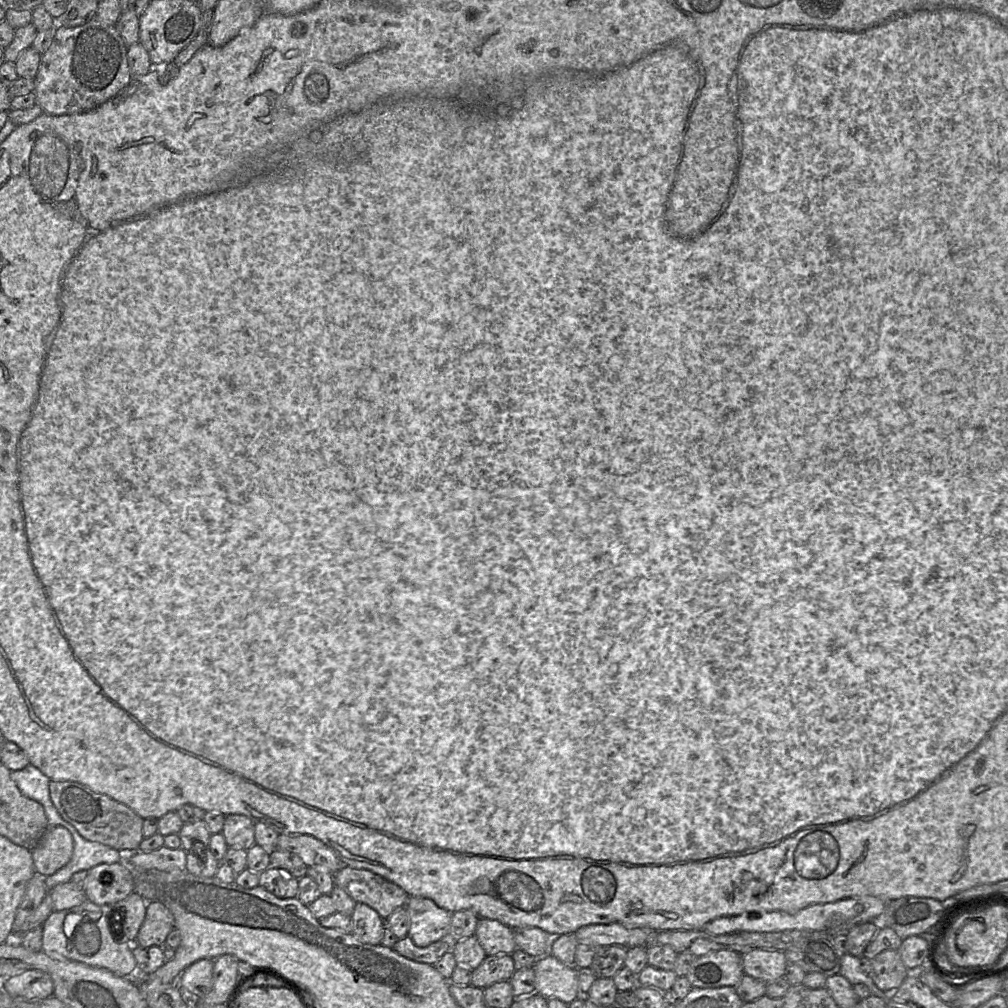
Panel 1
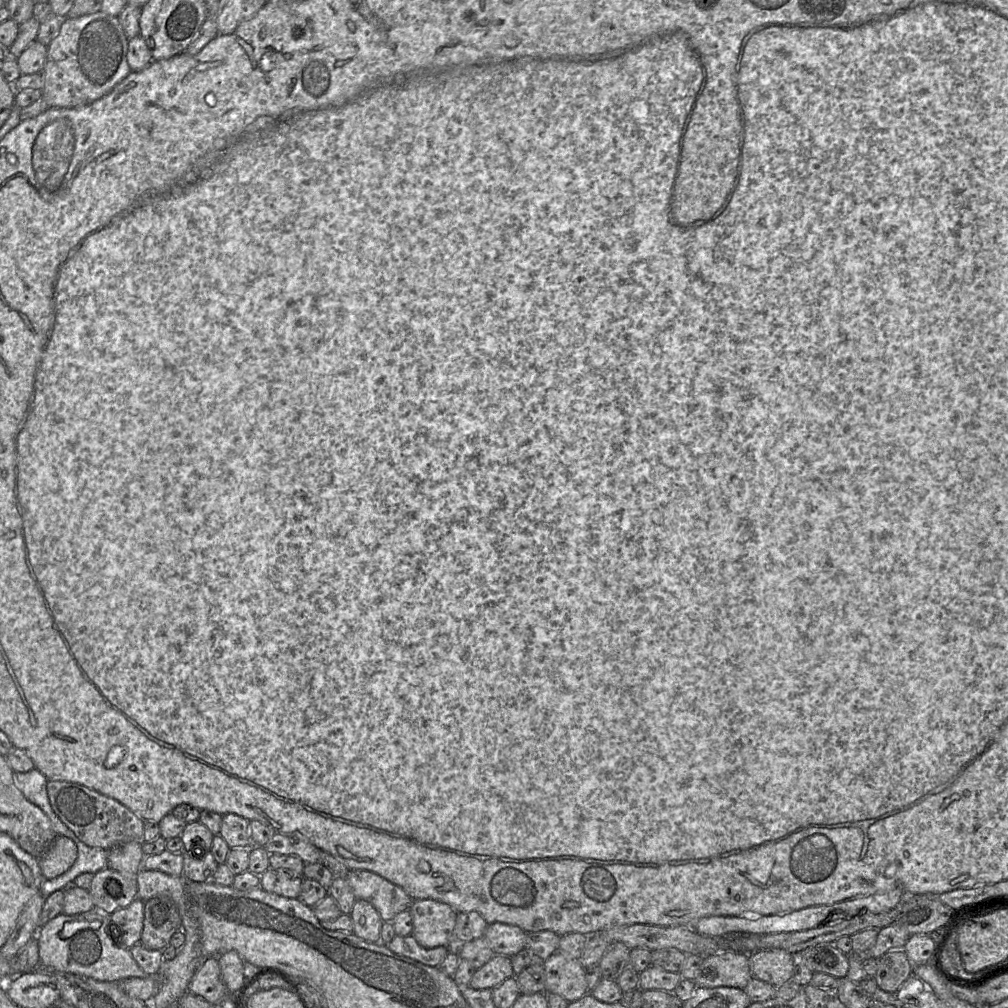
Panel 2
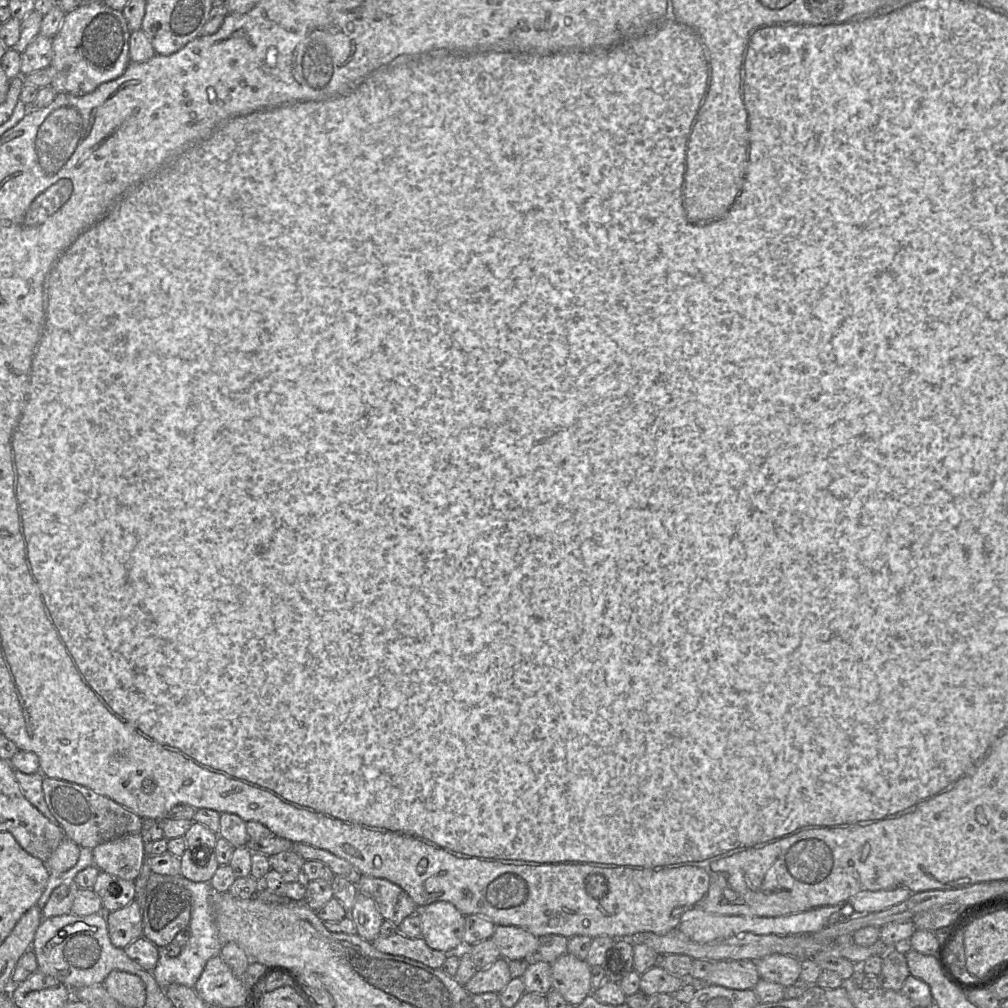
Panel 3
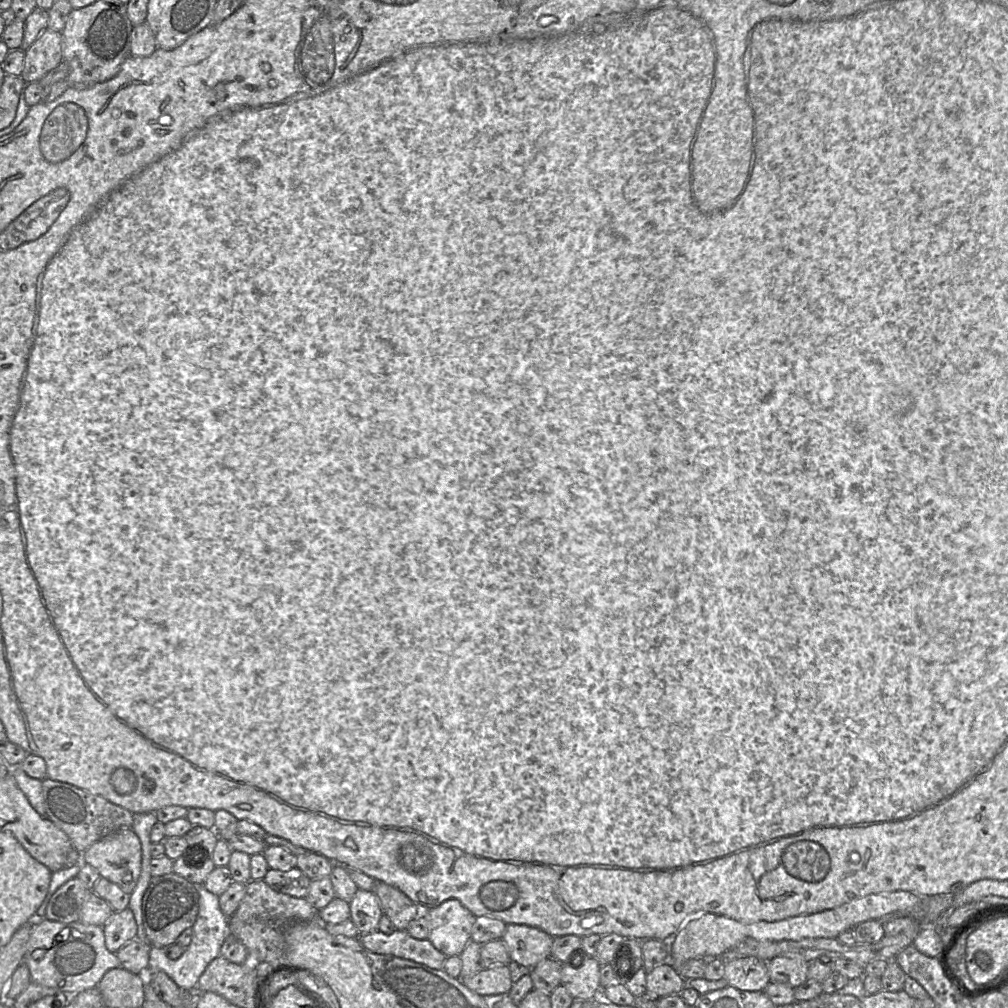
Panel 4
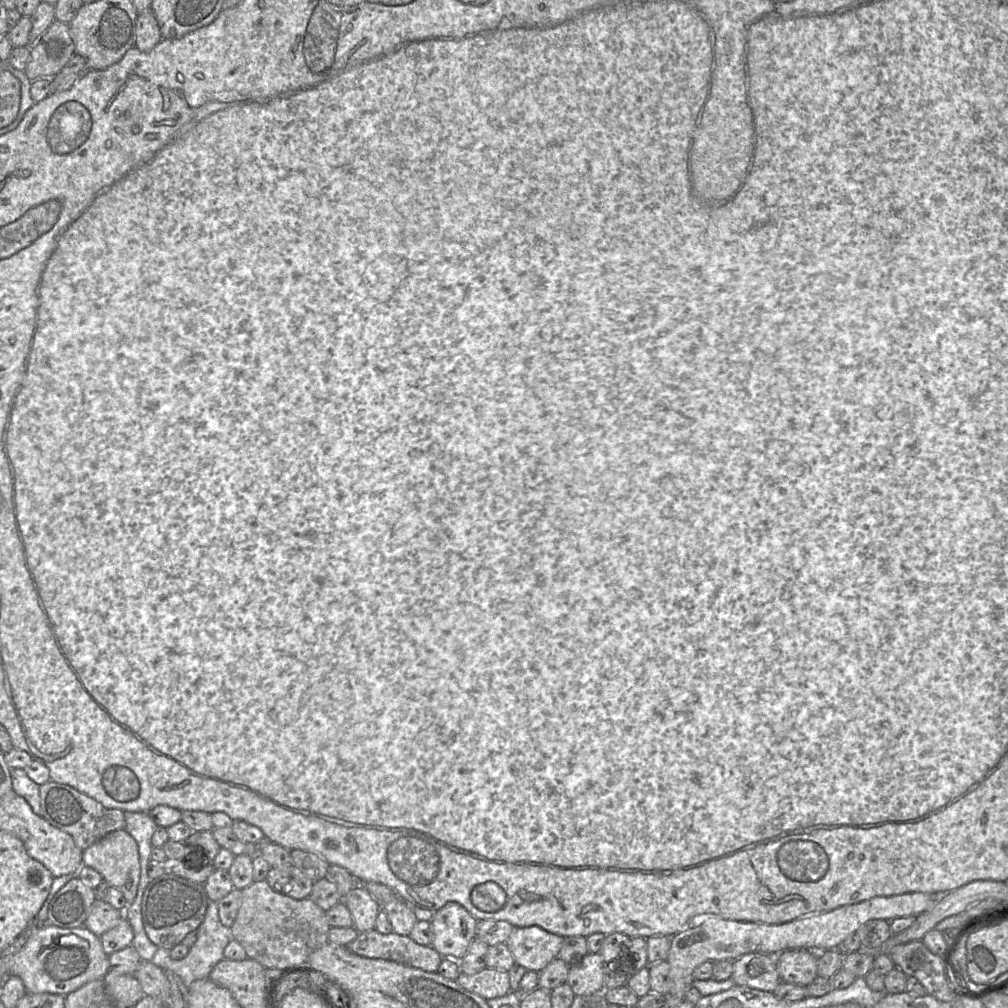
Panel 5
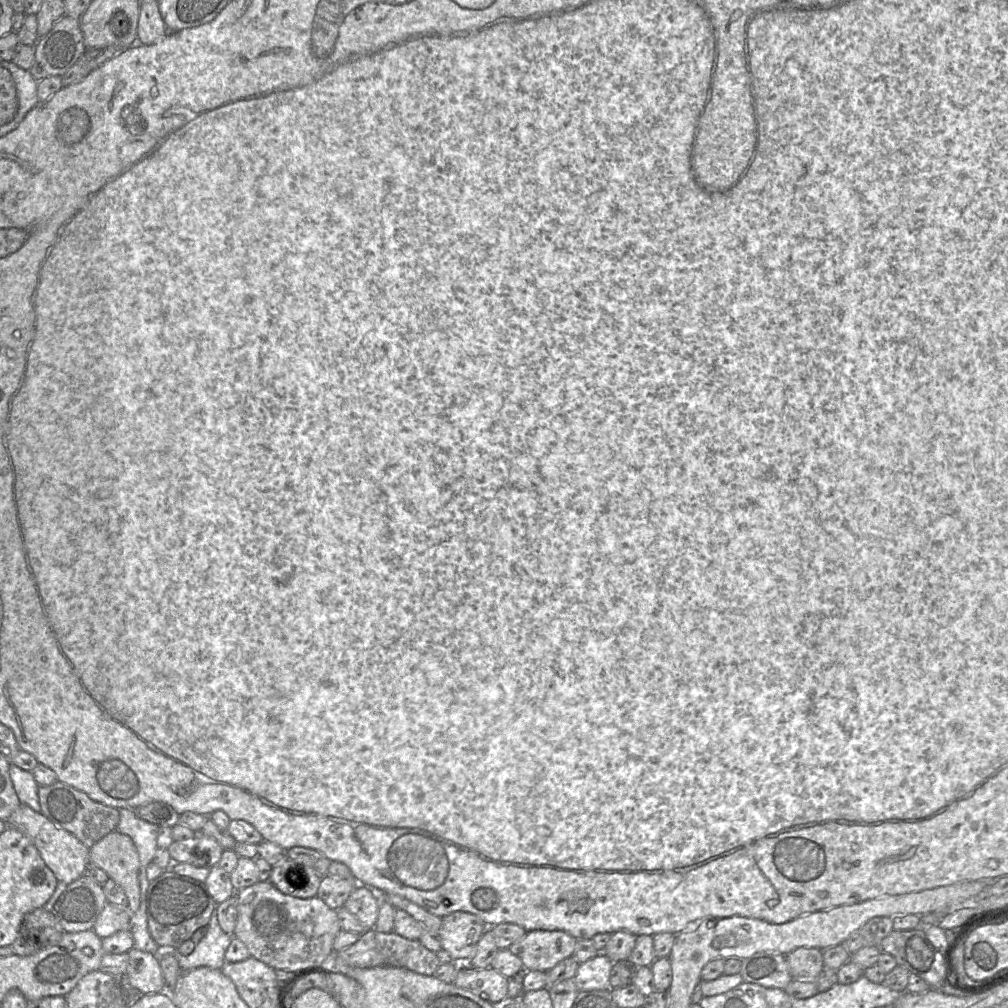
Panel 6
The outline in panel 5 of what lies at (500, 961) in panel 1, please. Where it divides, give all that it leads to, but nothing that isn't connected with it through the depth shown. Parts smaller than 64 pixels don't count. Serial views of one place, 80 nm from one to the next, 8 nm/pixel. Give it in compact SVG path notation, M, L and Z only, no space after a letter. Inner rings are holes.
M486 967L473 975L460 973L456 981L464 989L479 995L485 1000L503 997L512 992L509 972L504 970Z

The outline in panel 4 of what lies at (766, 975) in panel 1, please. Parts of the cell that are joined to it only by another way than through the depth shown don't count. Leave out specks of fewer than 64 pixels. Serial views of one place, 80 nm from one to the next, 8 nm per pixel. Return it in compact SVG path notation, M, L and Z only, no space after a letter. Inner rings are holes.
M777 956L767 961L771 982L789 984L793 988L808 980L809 962L800 956Z

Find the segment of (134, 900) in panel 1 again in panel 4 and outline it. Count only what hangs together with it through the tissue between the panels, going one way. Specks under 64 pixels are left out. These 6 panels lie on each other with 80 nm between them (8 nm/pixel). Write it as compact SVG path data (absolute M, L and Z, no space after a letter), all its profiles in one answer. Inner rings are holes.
M127 907L122 911L113 912L104 924L103 931L106 948L116 953L137 935L137 924L132 910Z

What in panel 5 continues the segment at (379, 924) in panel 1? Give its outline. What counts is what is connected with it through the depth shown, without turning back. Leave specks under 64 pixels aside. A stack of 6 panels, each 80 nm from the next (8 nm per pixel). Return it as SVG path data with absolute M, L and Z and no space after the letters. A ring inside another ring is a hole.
M357 882L357 885L349 891L343 901L353 917L354 927L358 932L375 929L380 905L363 884Z

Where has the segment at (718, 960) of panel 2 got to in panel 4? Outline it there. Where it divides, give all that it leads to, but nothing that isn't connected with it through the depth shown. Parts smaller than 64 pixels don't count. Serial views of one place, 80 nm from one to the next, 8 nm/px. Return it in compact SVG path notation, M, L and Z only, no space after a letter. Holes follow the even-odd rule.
M747 956L723 961L725 973L723 979L729 986L745 991L763 991L771 982L767 961Z

